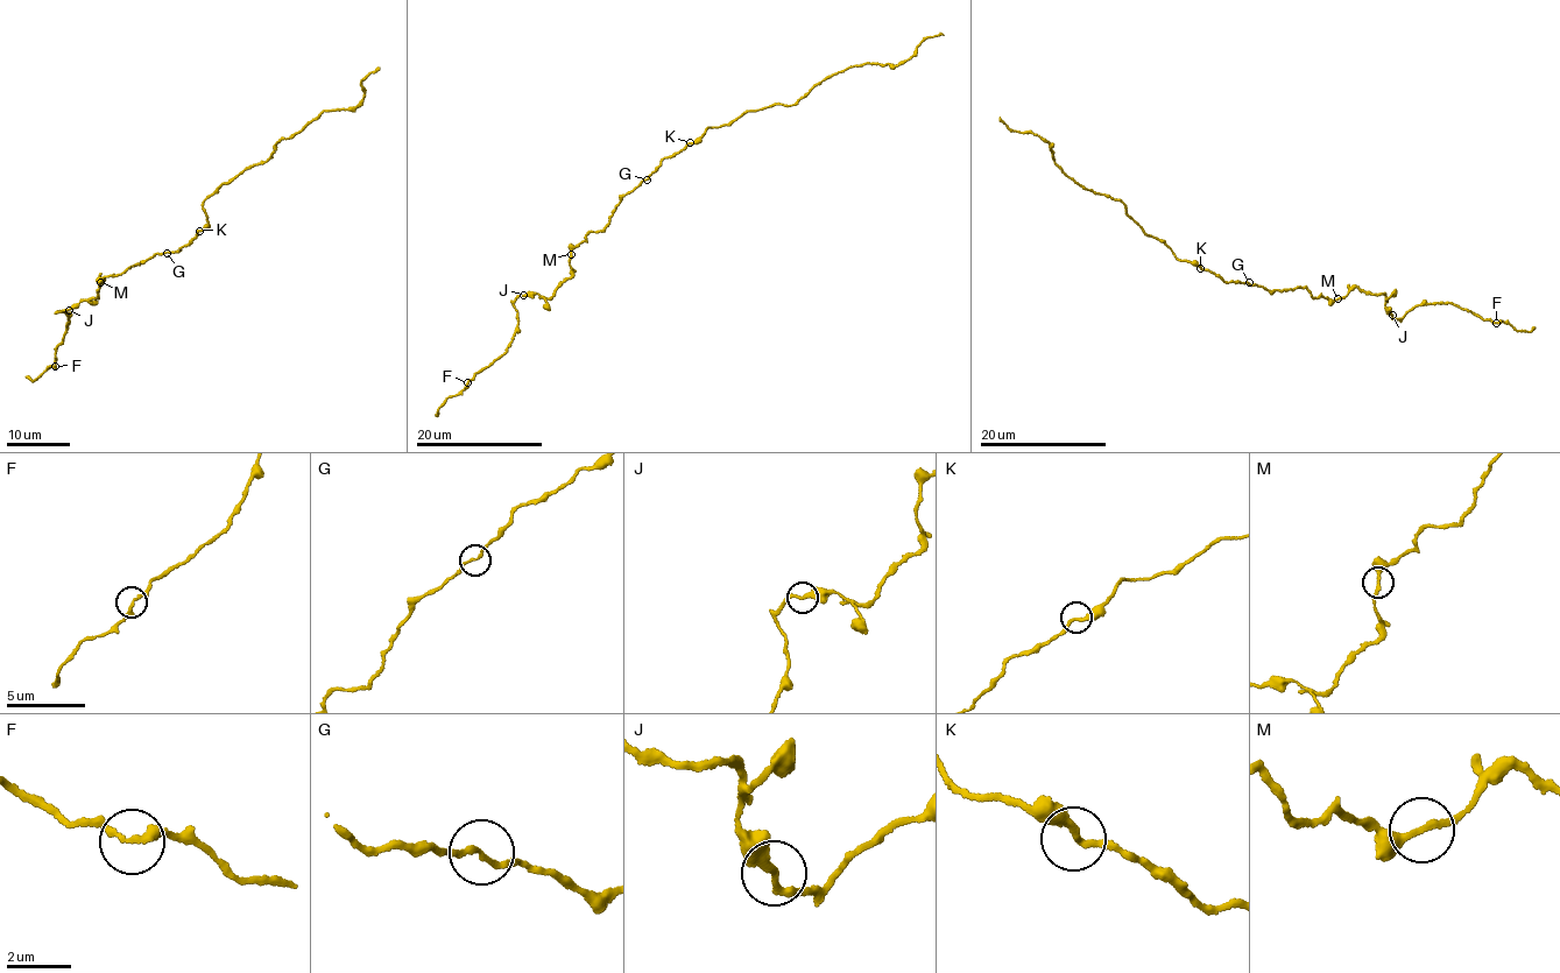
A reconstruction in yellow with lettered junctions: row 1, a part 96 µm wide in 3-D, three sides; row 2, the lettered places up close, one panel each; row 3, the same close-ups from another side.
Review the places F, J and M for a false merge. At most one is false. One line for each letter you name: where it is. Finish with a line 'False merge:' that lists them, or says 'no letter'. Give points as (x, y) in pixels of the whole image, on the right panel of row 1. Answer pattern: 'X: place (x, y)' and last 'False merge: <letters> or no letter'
False merge: no letter

